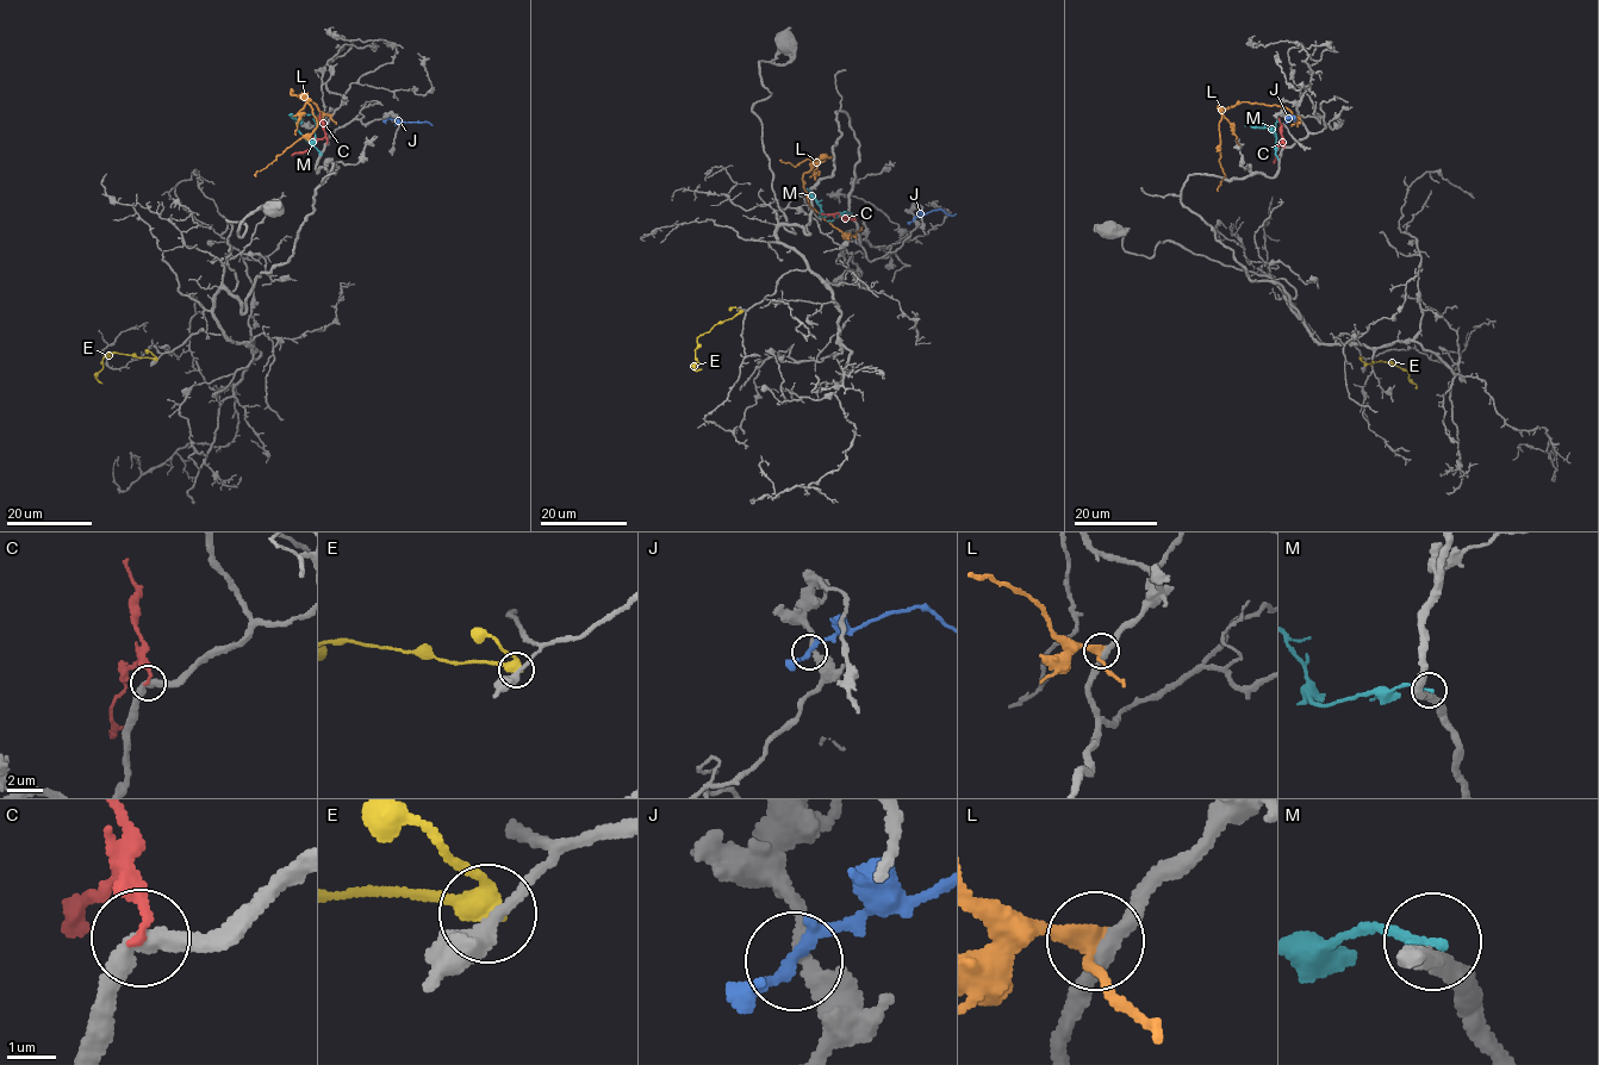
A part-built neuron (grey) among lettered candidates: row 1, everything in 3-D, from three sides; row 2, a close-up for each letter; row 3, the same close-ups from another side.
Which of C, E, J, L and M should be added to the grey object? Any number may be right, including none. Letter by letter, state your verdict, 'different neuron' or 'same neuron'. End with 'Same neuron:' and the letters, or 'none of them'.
C: different neuron
E: different neuron
J: different neuron
L: different neuron
M: different neuron
Same neuron: none of them

